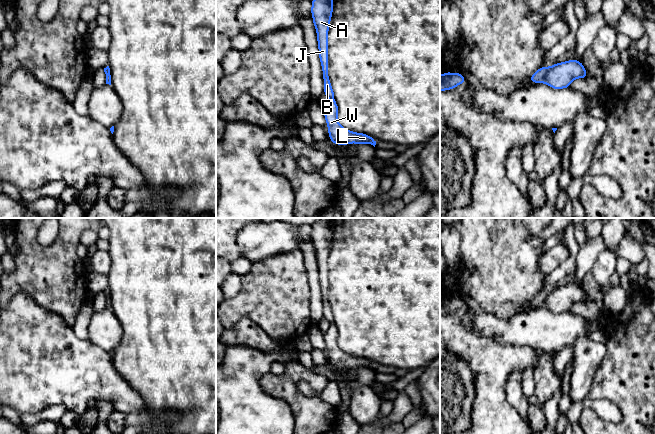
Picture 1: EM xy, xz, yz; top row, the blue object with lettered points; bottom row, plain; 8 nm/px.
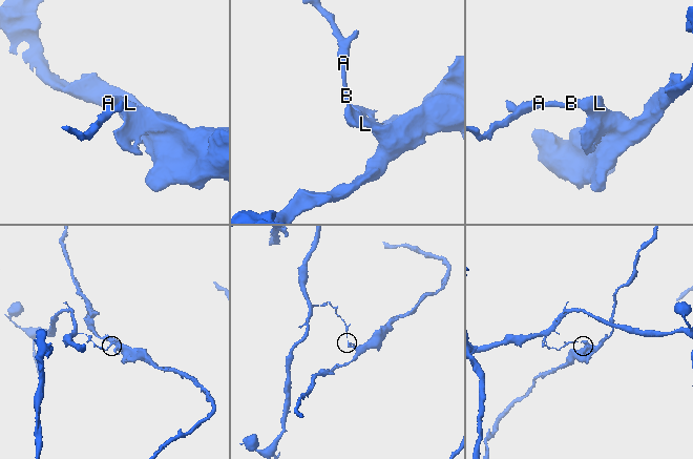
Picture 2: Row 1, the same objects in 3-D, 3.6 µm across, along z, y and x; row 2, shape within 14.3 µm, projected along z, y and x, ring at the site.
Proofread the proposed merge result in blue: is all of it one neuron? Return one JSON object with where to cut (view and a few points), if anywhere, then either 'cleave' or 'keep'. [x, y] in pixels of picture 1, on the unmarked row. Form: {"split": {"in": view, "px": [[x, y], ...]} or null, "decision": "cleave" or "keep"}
{"split": {"in": "yz", "px": [[549, 292], [544, 306]]}, "decision": "cleave"}

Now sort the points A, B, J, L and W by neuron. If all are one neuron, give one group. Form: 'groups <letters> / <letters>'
groups A B J / L W

